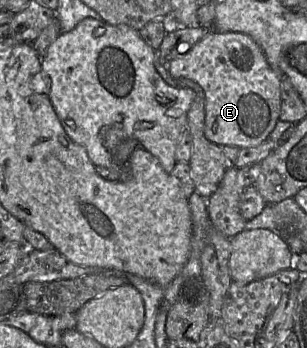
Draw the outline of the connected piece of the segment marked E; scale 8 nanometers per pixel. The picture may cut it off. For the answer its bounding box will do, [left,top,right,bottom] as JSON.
[167,30,283,148]

